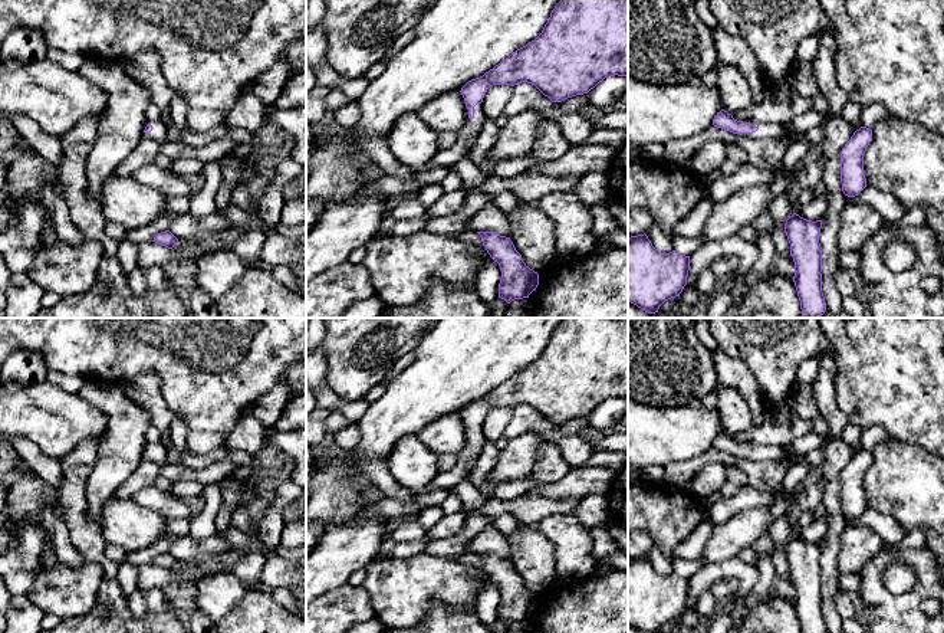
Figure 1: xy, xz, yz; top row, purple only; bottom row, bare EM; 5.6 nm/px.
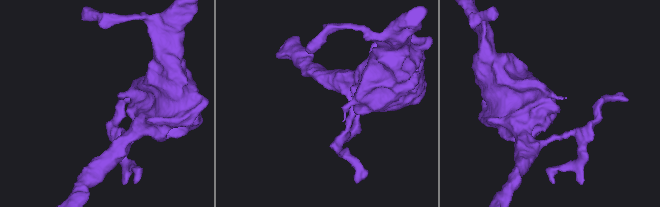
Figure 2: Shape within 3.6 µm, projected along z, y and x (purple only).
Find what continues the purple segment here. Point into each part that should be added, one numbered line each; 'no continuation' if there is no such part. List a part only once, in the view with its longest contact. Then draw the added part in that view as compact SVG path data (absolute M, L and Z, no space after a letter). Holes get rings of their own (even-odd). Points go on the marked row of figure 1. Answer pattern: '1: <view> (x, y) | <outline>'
1: yz (766, 130) | M743 121L750 122L759 129L753 134L736 134L737 137L747 137L751 140L763 140L763 138L779 138L783 135L783 125L773 122L757 122L757 121Z

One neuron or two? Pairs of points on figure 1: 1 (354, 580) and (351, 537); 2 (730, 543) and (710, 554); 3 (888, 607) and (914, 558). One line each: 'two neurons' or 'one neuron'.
1: two neurons
2: one neuron
3: one neuron

